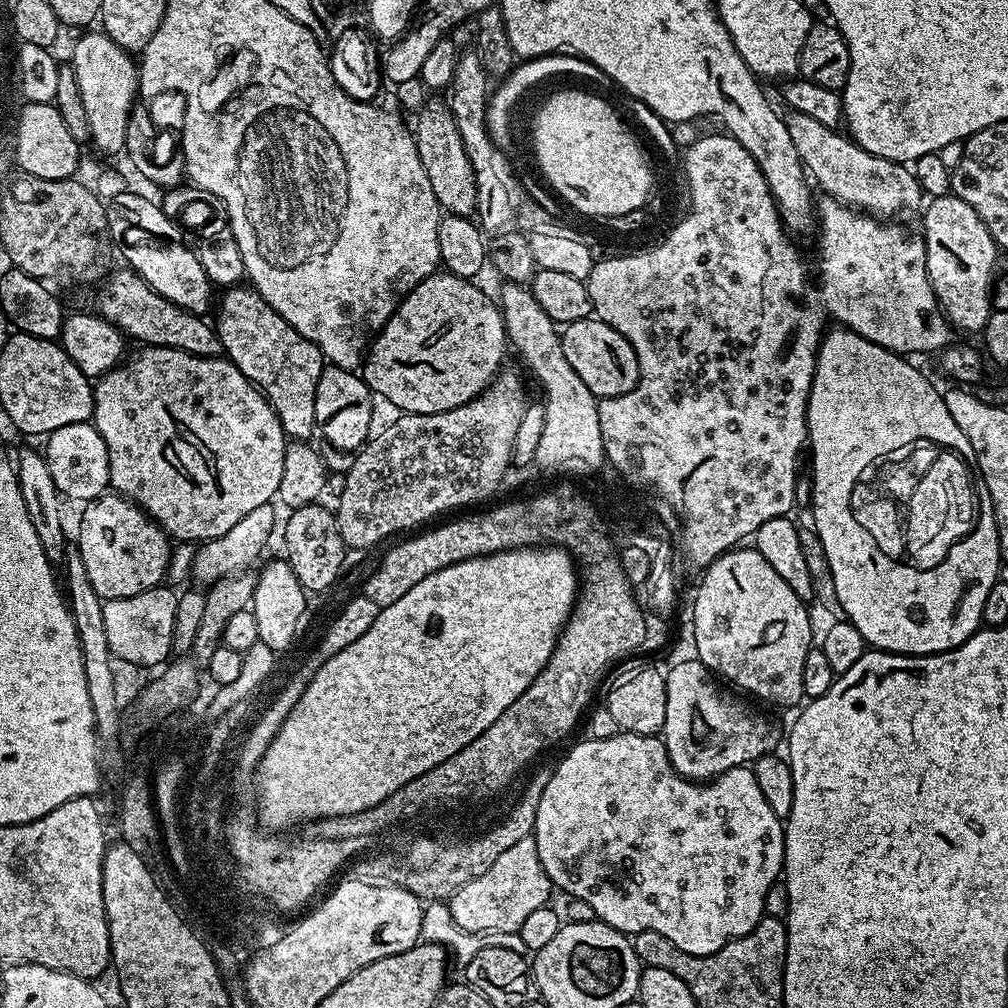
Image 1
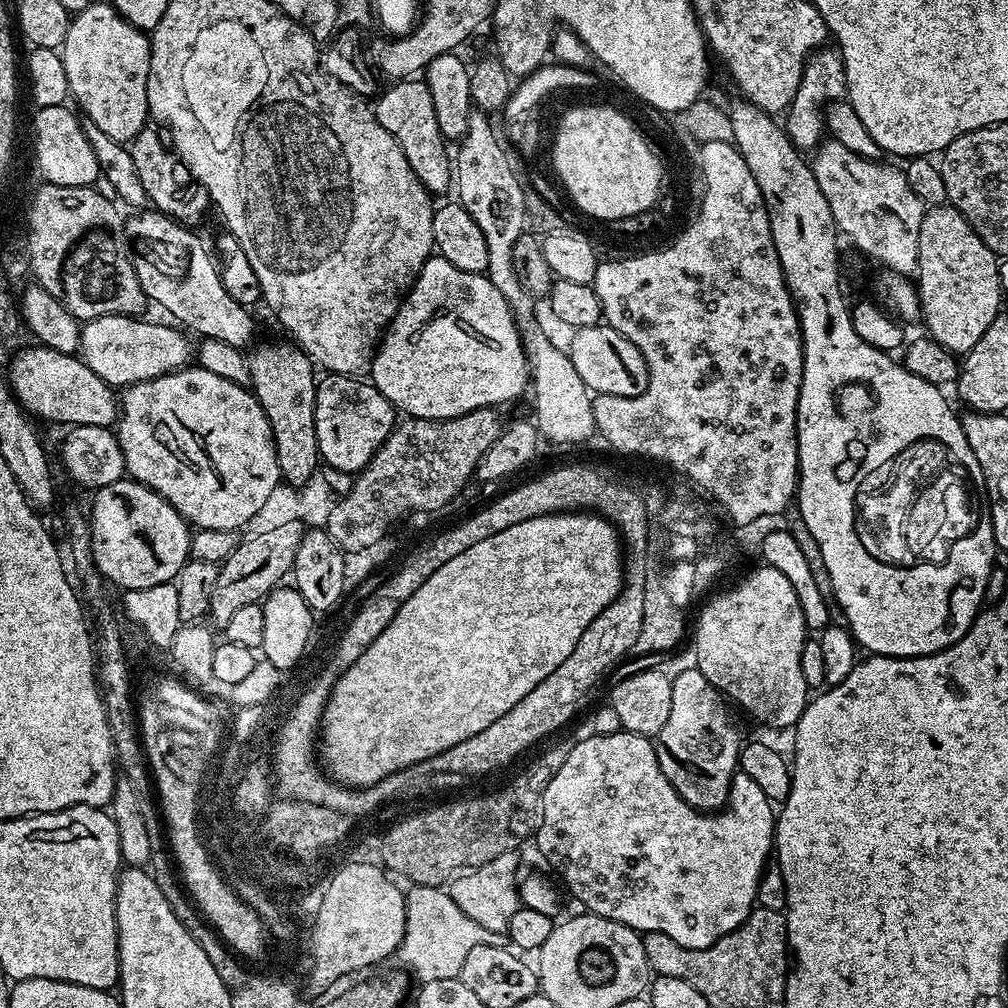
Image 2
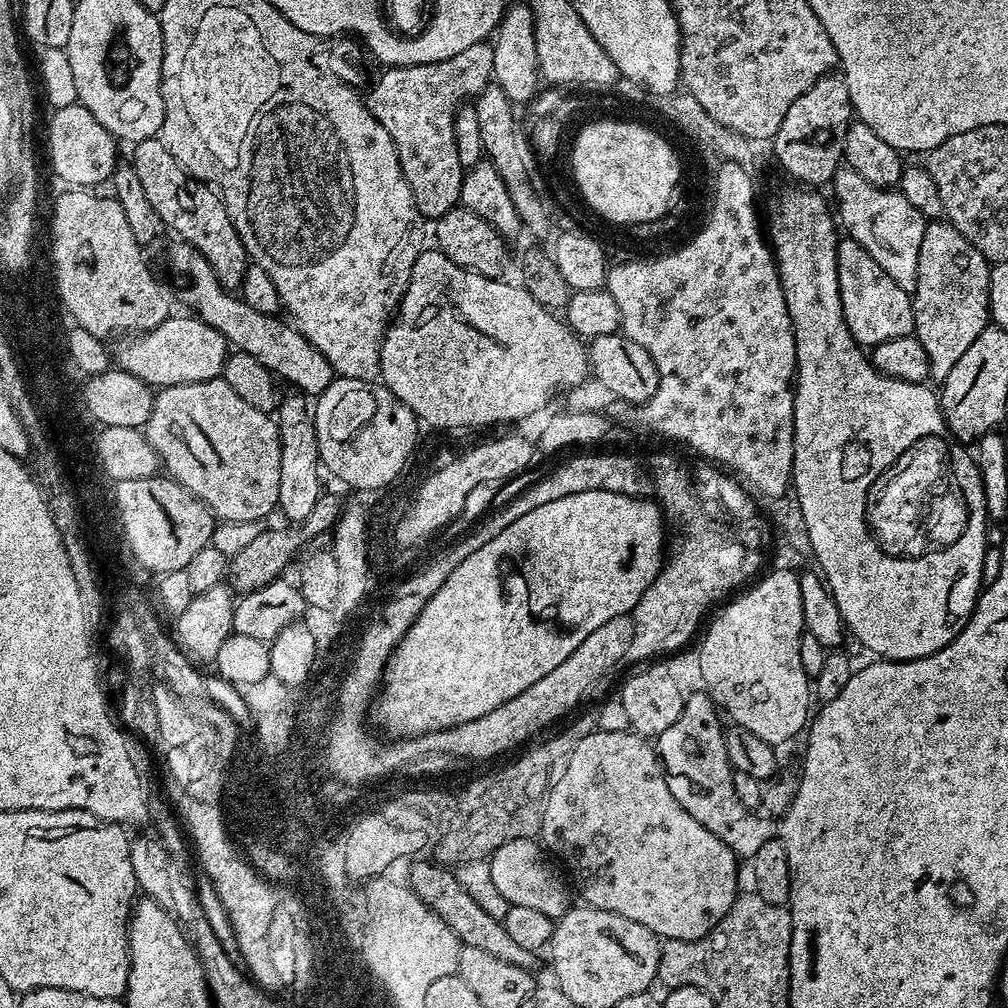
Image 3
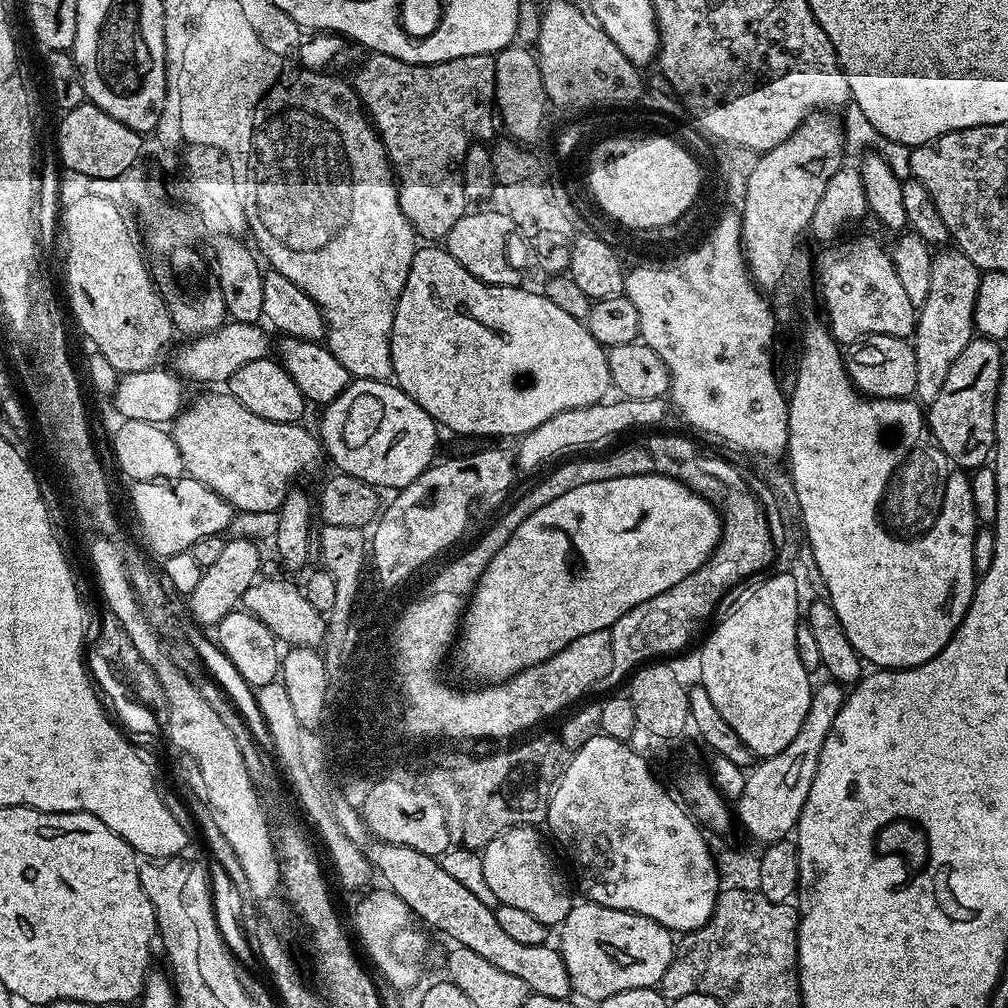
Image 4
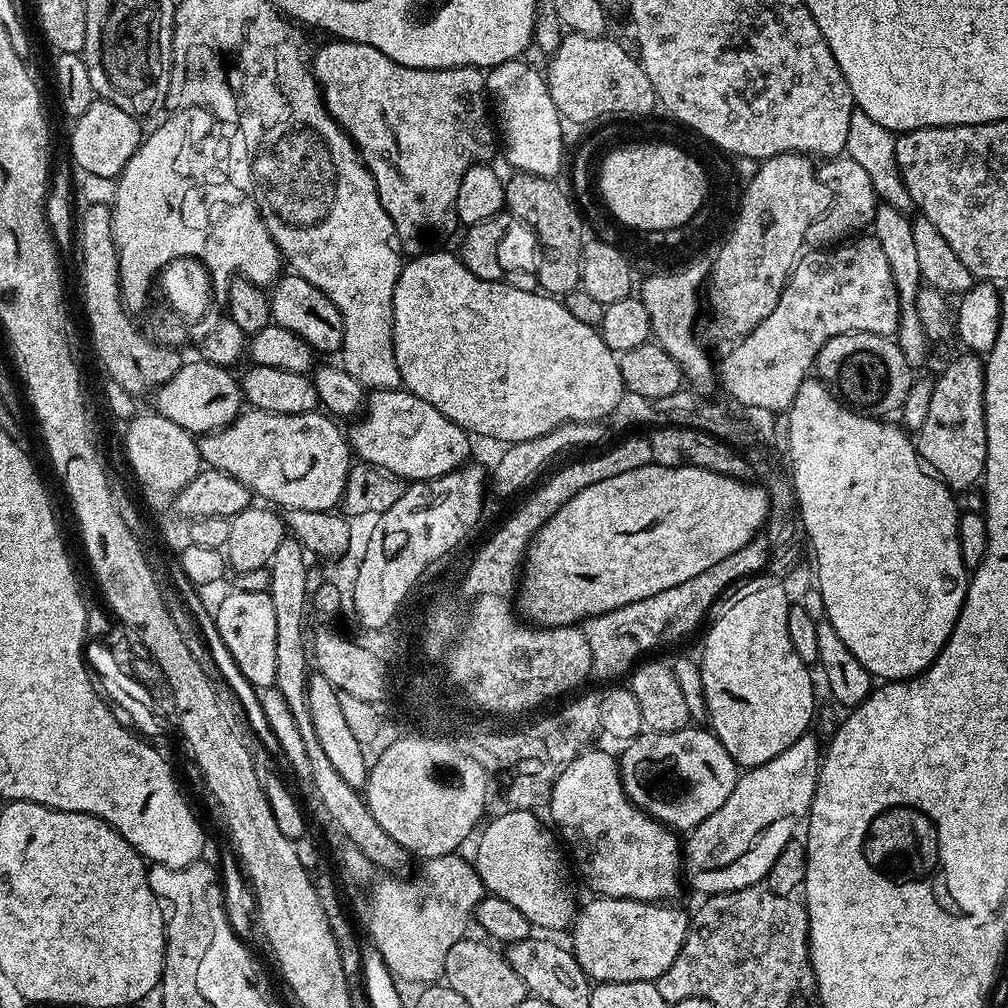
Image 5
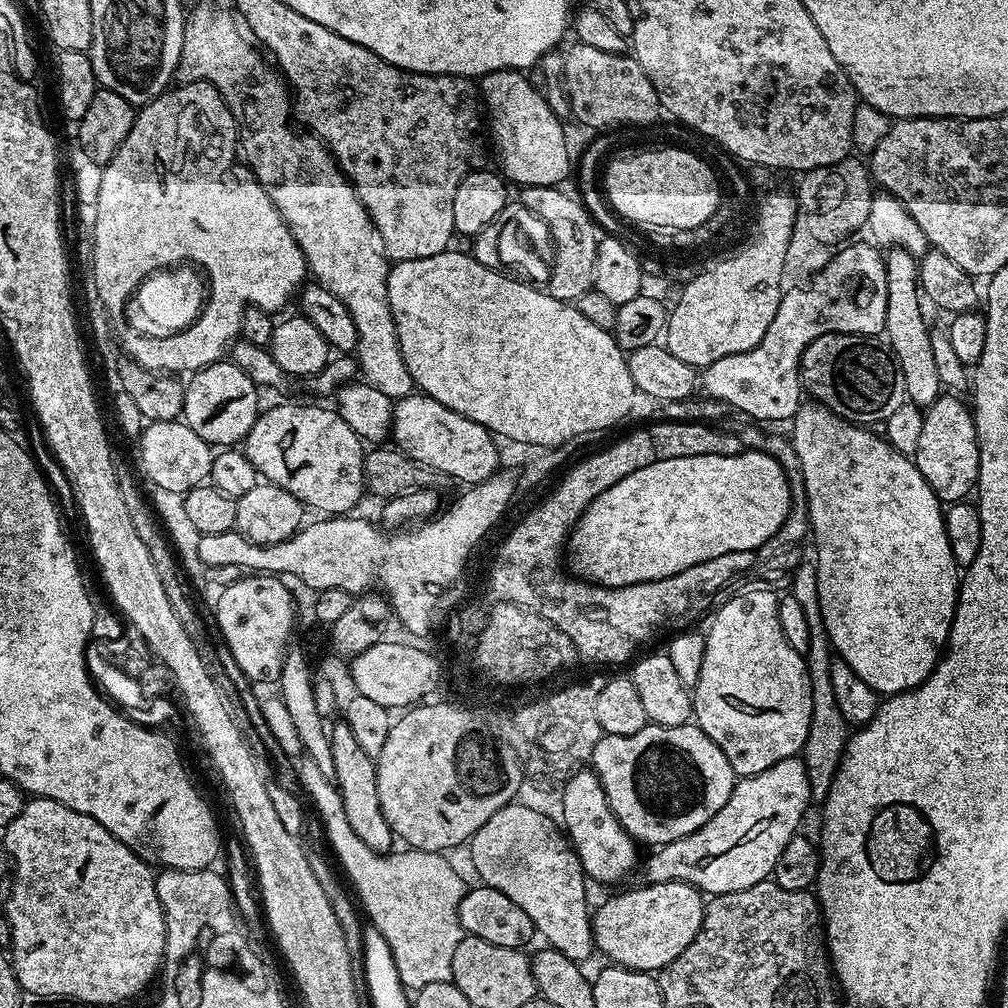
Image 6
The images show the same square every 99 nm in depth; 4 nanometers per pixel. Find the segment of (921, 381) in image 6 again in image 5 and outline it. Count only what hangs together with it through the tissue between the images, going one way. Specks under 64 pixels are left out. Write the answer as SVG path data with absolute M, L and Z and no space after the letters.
M880 202L877 203L876 213L870 225L871 235L876 237L878 246L886 254L886 262L890 265L890 274L894 274L894 286L898 290L898 302L900 303L900 321L894 337L897 346L902 350L902 355L913 370L919 370L928 360L928 348L930 342L926 338L926 330L922 327L922 321L918 318L918 290L922 287L919 266L917 261L916 244L913 241L911 229L912 220L905 213L900 212L894 206Z

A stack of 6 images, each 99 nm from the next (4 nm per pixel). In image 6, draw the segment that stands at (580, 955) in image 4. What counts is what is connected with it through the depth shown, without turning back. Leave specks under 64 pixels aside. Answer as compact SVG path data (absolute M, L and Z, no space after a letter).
M681 880L645 883L643 887L620 892L597 912L595 909L591 913L592 938L598 952L609 956L613 965L656 974L694 942L694 934L702 926L706 900L693 884Z

